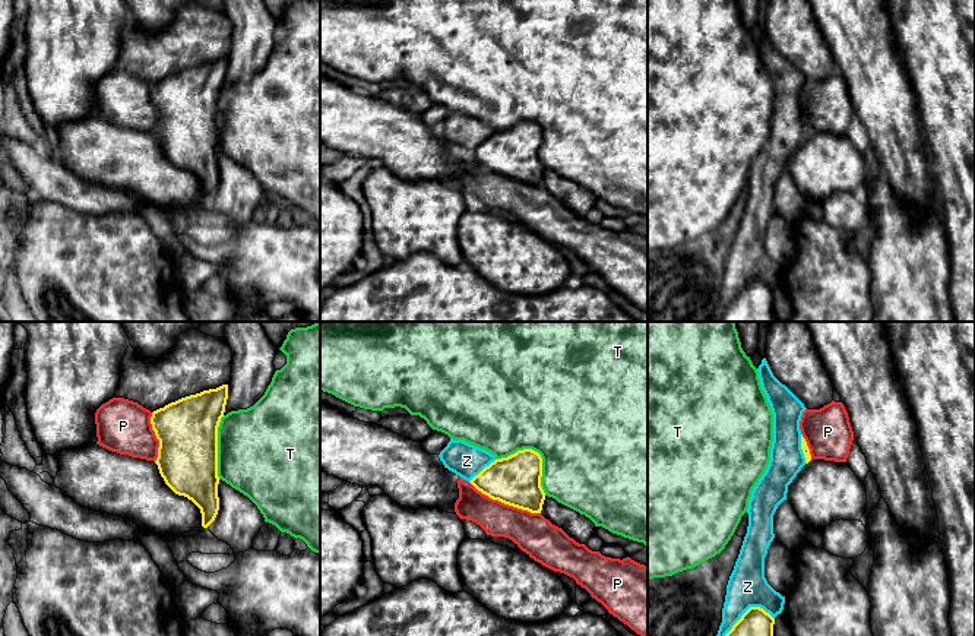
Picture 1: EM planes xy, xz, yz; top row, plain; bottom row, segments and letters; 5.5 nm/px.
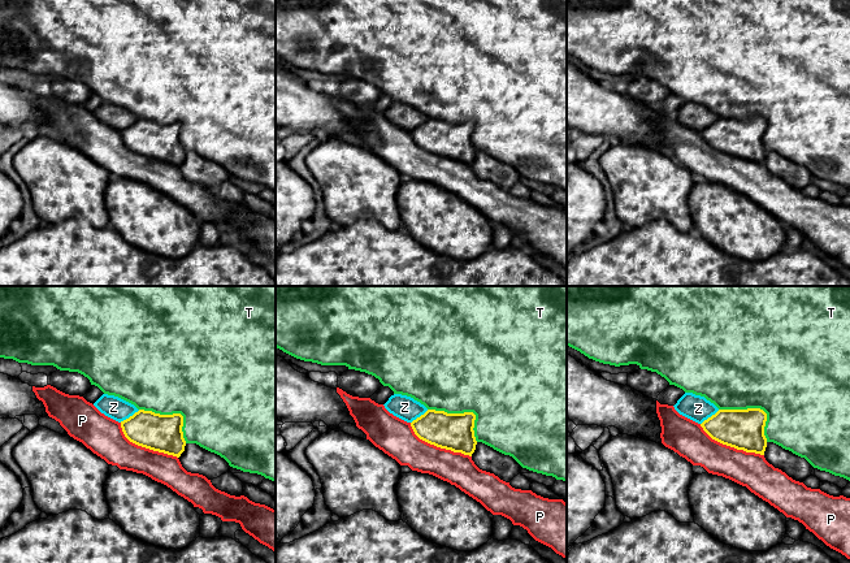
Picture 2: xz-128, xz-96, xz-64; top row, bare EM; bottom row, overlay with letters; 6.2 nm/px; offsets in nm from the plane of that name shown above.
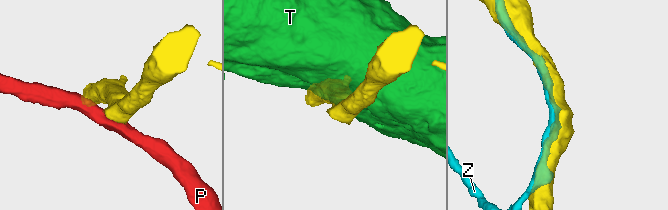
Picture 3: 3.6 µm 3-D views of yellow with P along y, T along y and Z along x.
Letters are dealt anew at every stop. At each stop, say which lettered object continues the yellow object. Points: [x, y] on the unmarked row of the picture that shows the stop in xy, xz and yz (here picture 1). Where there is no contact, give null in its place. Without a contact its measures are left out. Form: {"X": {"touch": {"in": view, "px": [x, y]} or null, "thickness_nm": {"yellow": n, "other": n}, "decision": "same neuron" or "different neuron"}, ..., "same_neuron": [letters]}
{"P": {"touch": {"in": "xz", "px": [505, 176]}, "thickness_nm": {"yellow": 280, "other": 220}, "decision": "different neuron"}, "T": {"touch": {"in": "xz", "px": [538, 126]}, "thickness_nm": {"yellow": 280, "other": 500}, "decision": "different neuron"}, "Z": {"touch": {"in": "yz", "px": [741, 288]}, "thickness_nm": {"yellow": 280, "other": 220}, "decision": "different neuron"}, "same_neuron": []}

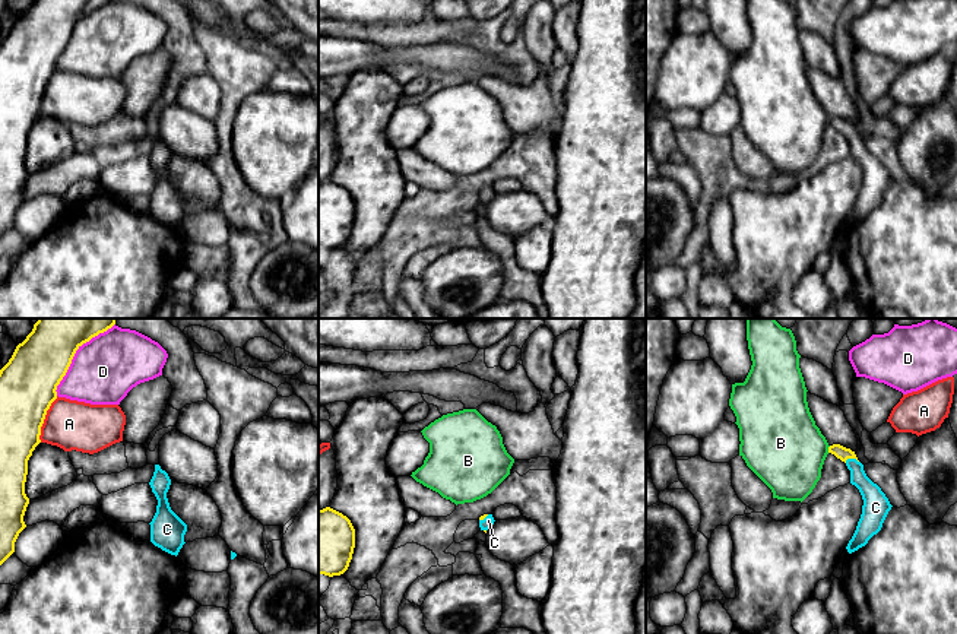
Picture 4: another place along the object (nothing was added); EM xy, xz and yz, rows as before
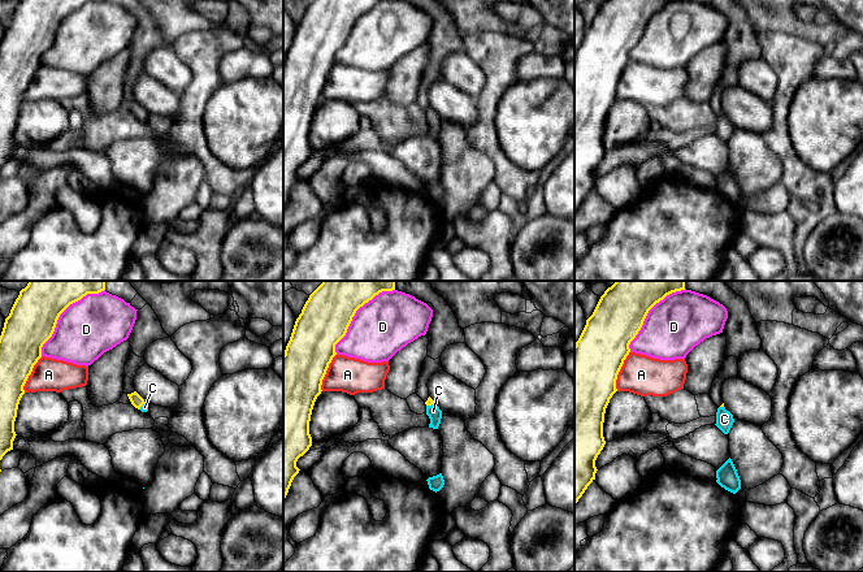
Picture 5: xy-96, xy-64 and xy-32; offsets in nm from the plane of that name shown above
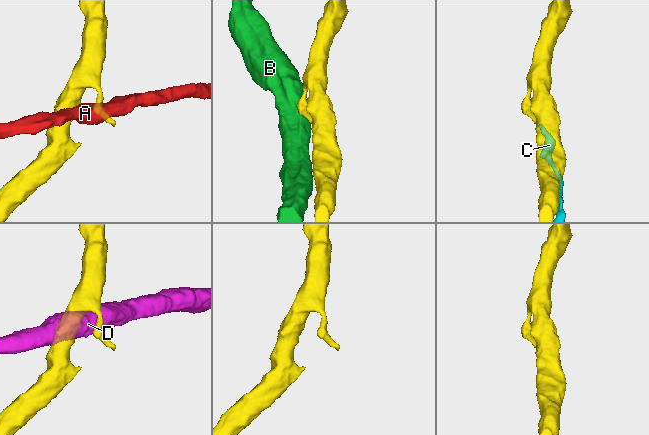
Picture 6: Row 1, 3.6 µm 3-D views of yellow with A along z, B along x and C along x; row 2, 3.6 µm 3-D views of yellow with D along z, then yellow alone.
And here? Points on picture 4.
{"A": {"touch": {"in": "xy", "px": [44, 91]}, "thickness_nm": {"yellow": 320, "other": 280}, "decision": "different neuron"}, "B": {"touch": {"in": "yz", "px": [829, 121]}, "thickness_nm": {"yellow": 70, "other": 420}, "decision": "different neuron"}, "C": {"touch": {"in": "yz", "px": [852, 130]}, "thickness_nm": {"yellow": 70, "other": 120}, "decision": "same neuron"}, "D": {"touch": {"in": "xy", "px": [73, 28]}, "thickness_nm": {"yellow": 300, "other": 360}, "decision": "different neuron"}, "same_neuron": ["C"]}

